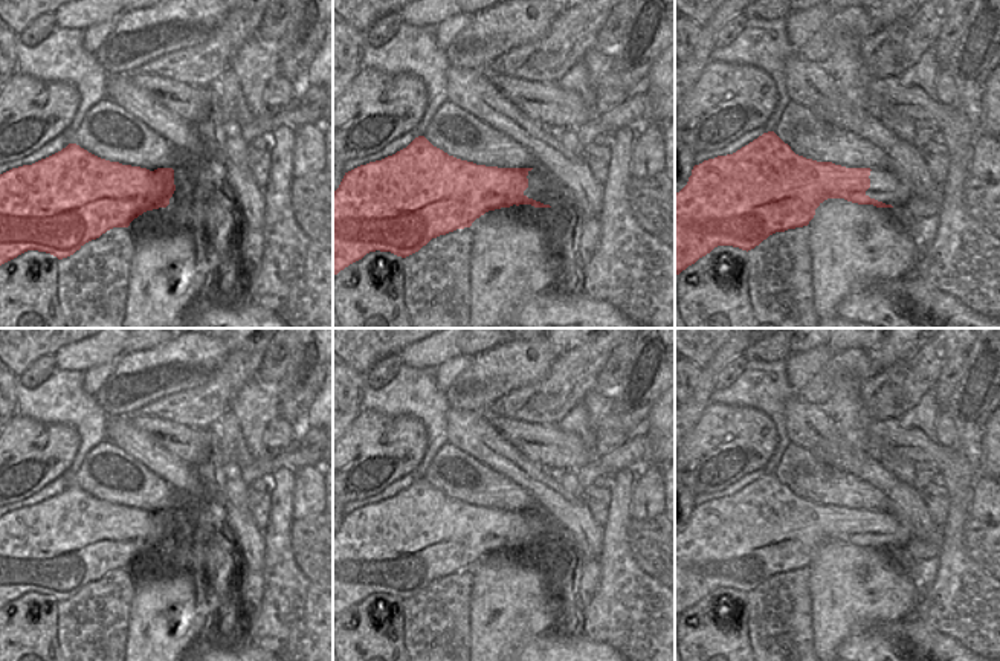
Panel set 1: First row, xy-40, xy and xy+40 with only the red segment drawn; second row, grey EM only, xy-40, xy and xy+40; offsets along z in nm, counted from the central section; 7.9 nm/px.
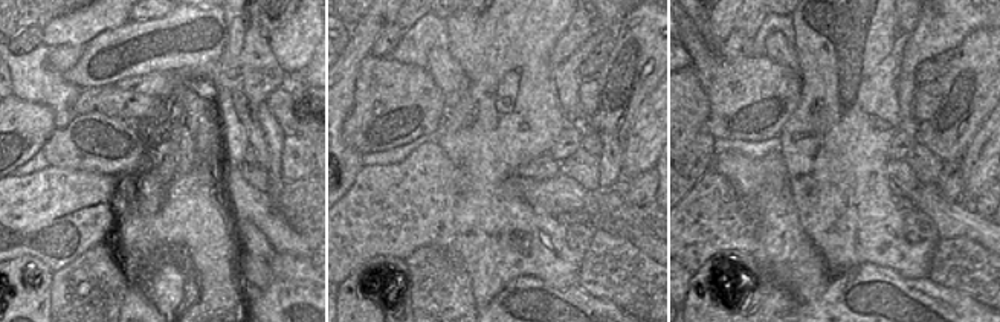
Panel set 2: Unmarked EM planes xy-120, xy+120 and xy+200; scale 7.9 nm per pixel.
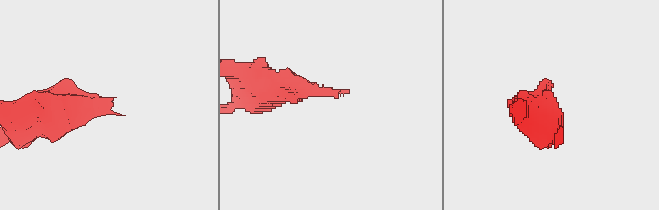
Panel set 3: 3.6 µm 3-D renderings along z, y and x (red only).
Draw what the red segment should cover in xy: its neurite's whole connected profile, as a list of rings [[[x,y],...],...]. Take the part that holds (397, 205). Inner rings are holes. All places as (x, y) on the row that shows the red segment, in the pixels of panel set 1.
[[[424,136],[382,160],[345,173],[333,192],[333,276],[369,252],[391,252],[406,258],[432,238],[470,227],[489,211],[513,205],[562,206],[571,194],[550,189],[533,168],[476,165],[449,156]]]

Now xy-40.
[[[76,143],[32,165],[12,168],[0,174],[0,266],[27,250],[46,252],[58,260],[67,258],[85,243],[99,238],[113,227],[128,227],[147,211],[166,208],[176,191],[174,169],[150,171],[101,159]]]

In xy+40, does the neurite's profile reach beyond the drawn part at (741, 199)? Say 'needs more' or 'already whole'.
needs more

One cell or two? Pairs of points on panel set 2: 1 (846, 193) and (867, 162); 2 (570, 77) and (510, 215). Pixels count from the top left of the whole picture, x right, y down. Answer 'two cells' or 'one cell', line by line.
1: one cell
2: two cells

